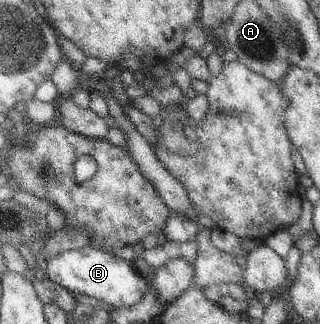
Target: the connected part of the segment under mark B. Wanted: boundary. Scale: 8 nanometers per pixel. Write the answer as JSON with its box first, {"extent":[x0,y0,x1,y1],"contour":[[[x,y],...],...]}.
{"extent":[46,245,149,308],"contour":[[[92,245],[75,250],[65,250],[51,259],[46,266],[49,279],[64,286],[72,295],[86,294],[105,301],[115,308],[127,308],[138,303],[149,288],[145,277],[133,263],[129,263]]]}

